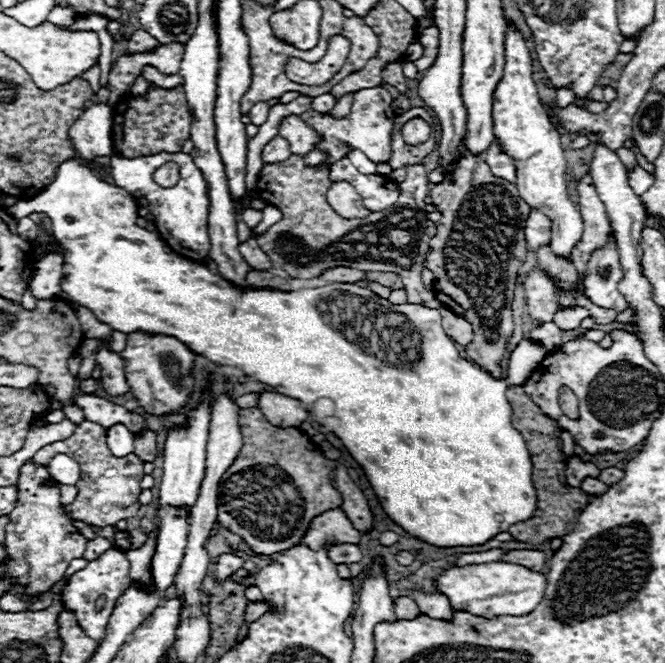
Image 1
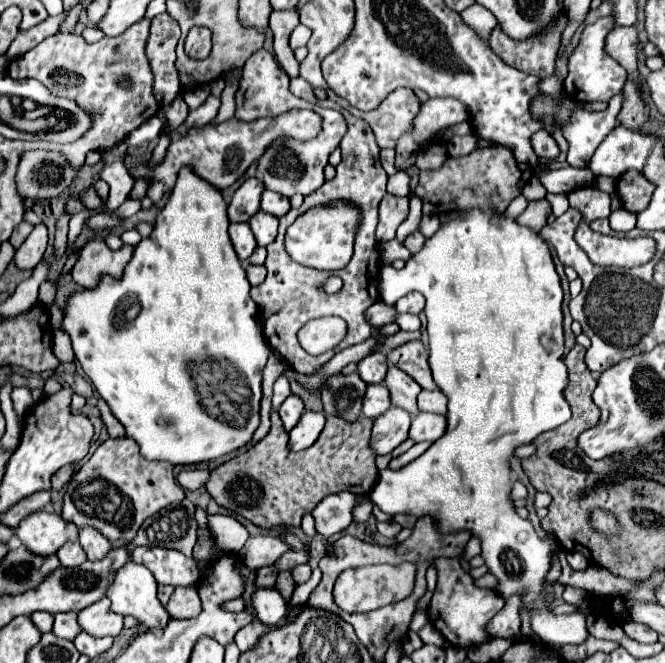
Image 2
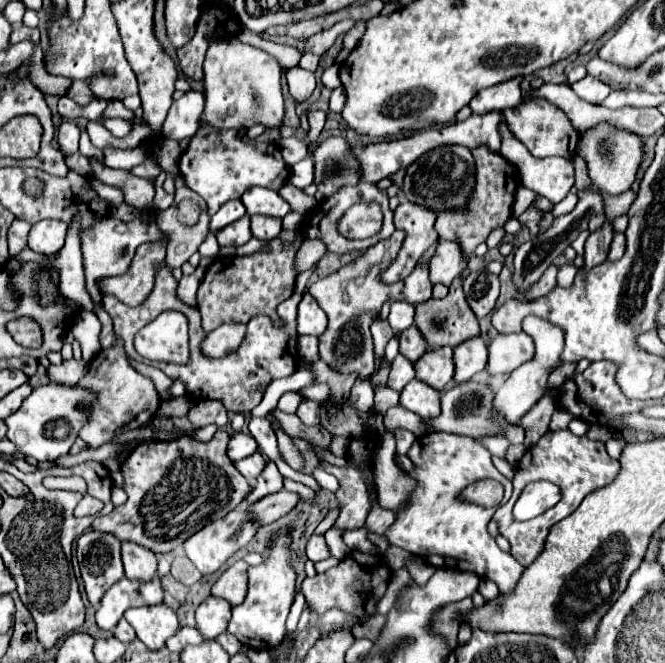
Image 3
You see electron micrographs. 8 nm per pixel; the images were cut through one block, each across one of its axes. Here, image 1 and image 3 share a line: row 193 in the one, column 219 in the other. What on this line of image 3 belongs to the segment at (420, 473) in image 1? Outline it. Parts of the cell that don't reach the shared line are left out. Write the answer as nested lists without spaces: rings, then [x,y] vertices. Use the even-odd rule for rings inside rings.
[[[238,38],[214,40],[208,48],[204,62],[204,90],[206,90],[206,108],[202,120],[212,122],[216,128],[250,128],[256,122],[268,124],[268,128],[276,128],[282,124],[284,116],[284,100],[280,92],[282,66],[270,54],[260,48],[242,44]]]

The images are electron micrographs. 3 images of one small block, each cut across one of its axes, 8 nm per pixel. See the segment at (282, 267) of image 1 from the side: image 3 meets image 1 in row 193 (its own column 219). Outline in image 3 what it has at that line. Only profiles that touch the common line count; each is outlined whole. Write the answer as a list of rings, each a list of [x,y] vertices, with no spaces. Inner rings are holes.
[[[298,232],[292,244],[286,244],[280,236],[270,240],[266,250],[250,256],[220,256],[216,258],[198,288],[198,310],[202,314],[202,328],[206,332],[216,330],[222,324],[248,324],[252,316],[276,314],[276,306],[294,292],[296,284],[296,252],[304,236]],[[220,400],[194,402],[194,406],[188,412],[188,418],[198,428],[208,426],[208,424],[218,424],[222,428],[222,426],[228,424],[228,414],[226,414],[226,408],[224,408],[224,404]]]

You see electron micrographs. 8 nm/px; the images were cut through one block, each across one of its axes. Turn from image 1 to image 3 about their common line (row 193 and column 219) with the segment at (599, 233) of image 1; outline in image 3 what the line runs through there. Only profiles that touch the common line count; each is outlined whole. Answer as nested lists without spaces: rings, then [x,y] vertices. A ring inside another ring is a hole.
[[[244,560],[232,564],[212,586],[212,594],[228,600],[232,606],[238,606],[248,590],[248,564]]]

